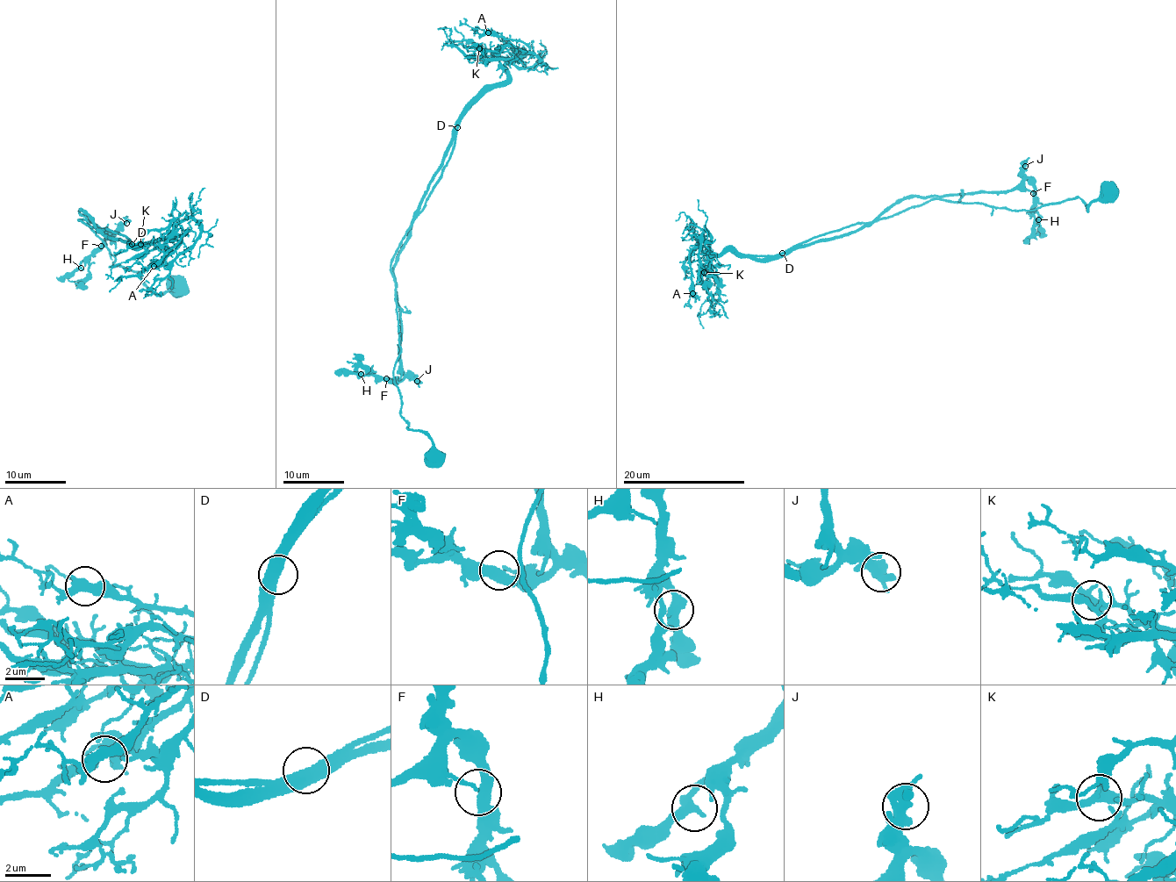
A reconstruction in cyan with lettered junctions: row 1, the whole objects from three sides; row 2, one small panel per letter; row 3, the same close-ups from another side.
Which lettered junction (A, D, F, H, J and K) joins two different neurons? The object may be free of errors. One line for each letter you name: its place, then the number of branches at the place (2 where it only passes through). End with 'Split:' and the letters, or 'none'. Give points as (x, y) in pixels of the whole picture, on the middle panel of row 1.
Split: none

